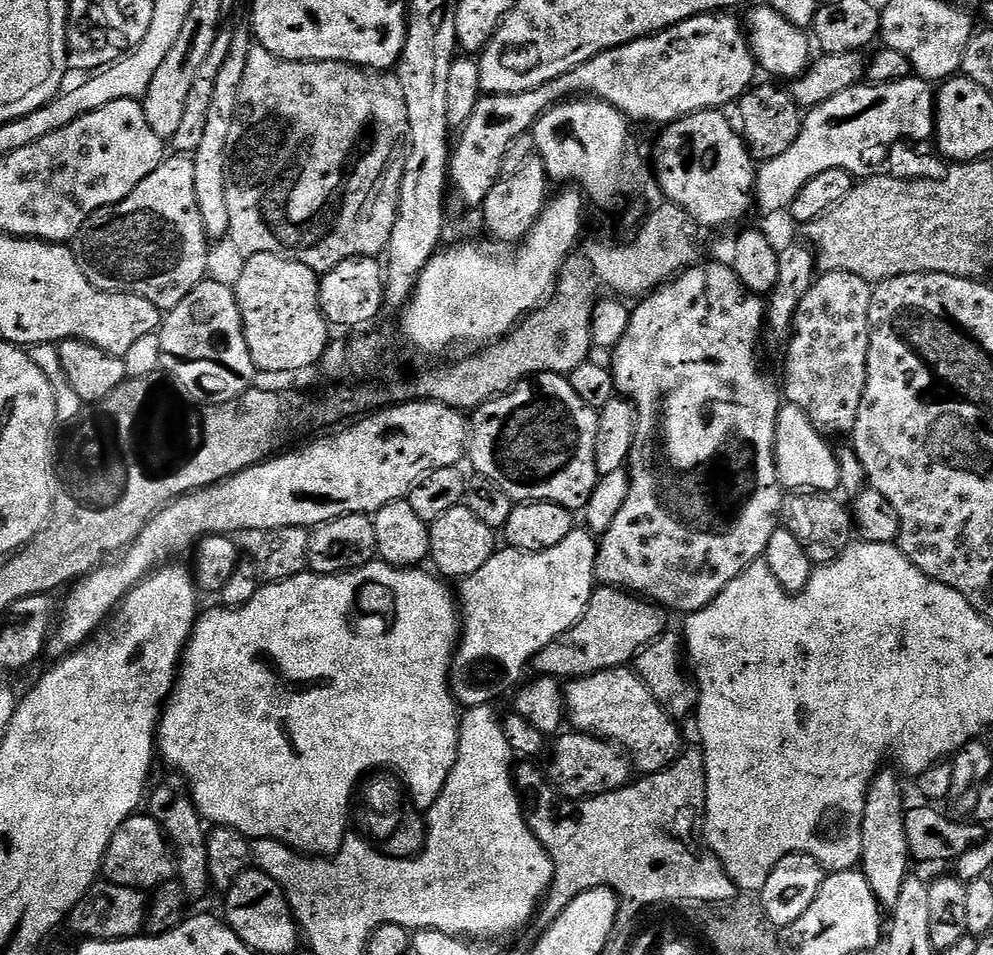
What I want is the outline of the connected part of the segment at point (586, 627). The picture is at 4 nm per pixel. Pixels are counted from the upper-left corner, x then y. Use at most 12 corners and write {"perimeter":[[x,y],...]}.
{"perimeter":[[597,587],[582,618],[536,653],[575,678],[627,665],[669,627],[661,605]]}

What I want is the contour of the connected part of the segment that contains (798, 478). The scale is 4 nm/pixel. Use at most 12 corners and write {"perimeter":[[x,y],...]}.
{"perimeter":[[798,406],[776,419],[776,473],[785,489],[840,488],[833,445]]}

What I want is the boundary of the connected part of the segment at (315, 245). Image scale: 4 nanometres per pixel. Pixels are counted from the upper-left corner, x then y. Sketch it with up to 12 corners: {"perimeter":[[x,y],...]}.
{"perimeter":[[254,46],[228,236],[323,274],[379,257],[400,80]]}

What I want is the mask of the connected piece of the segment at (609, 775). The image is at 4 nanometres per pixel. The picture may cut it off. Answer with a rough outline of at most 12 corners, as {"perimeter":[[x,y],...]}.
{"perimeter":[[564,730],[551,741],[546,776],[569,800],[633,779],[615,744]]}

